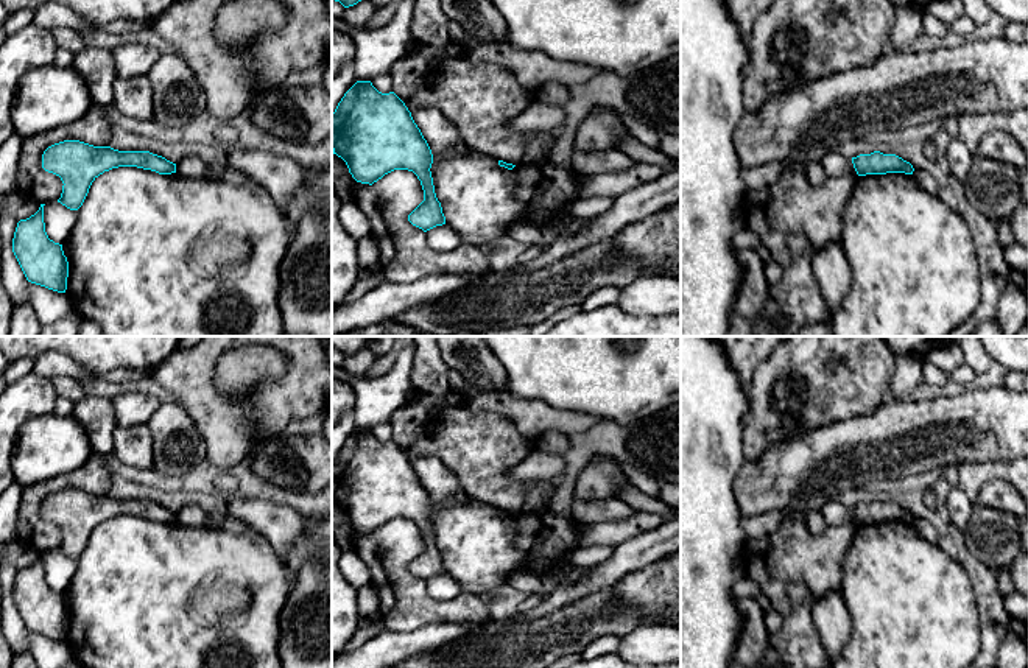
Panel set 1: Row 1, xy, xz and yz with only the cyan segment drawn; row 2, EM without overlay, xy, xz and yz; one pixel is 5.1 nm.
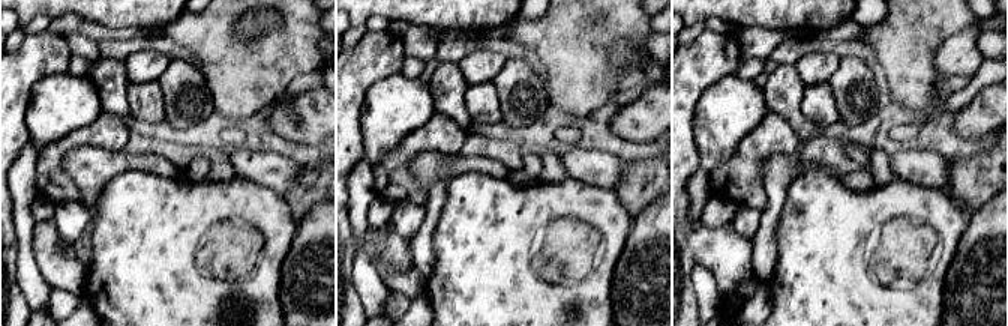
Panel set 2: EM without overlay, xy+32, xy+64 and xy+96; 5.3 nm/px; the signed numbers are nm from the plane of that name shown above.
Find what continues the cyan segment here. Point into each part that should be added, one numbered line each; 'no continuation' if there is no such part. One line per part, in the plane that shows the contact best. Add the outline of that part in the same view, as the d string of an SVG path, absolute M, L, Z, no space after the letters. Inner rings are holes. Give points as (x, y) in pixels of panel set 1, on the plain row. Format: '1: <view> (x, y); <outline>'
no continuation

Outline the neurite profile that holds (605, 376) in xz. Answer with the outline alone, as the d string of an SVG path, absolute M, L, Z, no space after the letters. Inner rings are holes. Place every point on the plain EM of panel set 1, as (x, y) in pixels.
M483 336L503 366L506 389L554 410L631 424L674 402L681 391L681 336Z

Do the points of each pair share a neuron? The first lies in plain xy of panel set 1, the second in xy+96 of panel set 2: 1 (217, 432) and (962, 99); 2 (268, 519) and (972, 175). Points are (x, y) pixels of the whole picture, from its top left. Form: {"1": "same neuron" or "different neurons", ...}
{"1": "different neurons", "2": "different neurons"}

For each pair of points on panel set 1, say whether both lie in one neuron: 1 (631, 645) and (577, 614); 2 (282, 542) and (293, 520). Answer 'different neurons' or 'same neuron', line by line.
1: different neurons
2: same neuron

